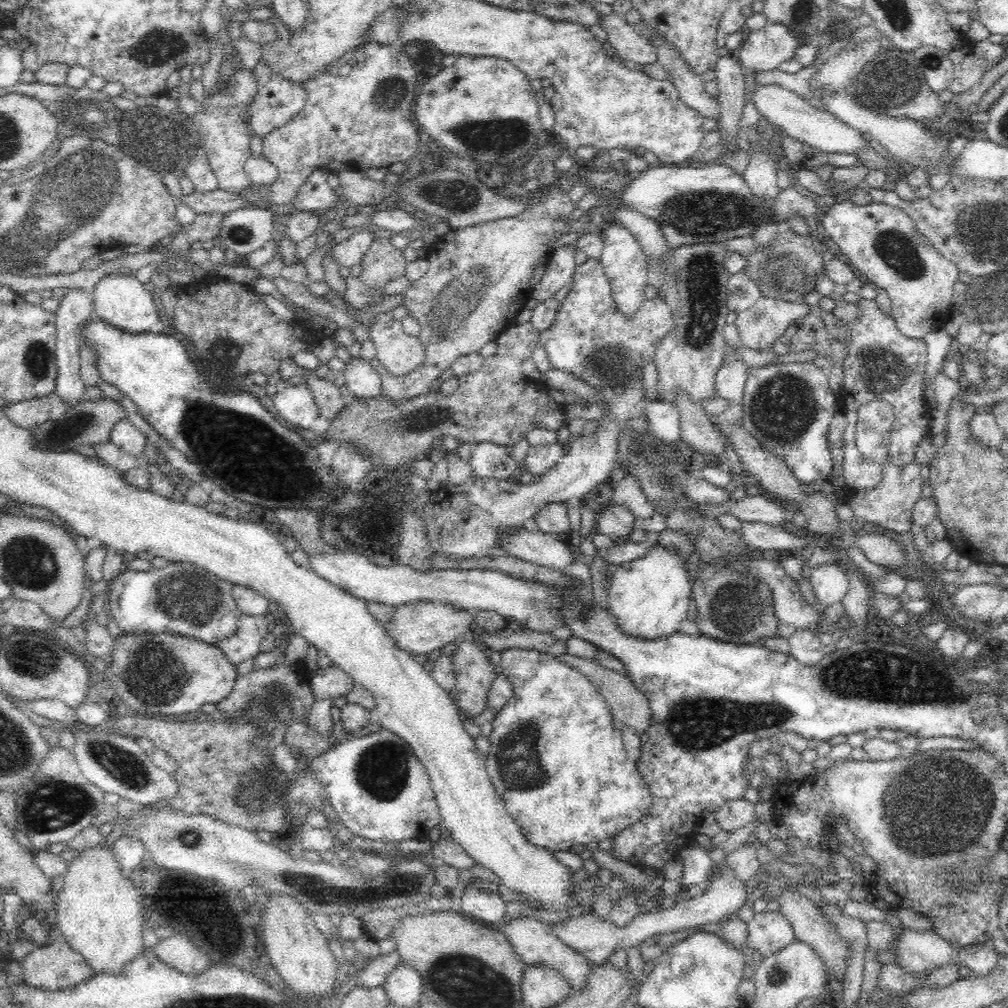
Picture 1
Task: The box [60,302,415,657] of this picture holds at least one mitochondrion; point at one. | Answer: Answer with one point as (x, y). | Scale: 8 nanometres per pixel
(245, 450)

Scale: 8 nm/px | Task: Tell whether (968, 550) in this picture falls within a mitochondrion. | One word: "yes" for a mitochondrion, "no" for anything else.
no

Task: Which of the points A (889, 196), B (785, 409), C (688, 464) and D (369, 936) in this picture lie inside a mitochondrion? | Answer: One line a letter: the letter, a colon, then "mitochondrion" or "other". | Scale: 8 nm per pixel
A: other
B: mitochondrion
C: other
D: other

